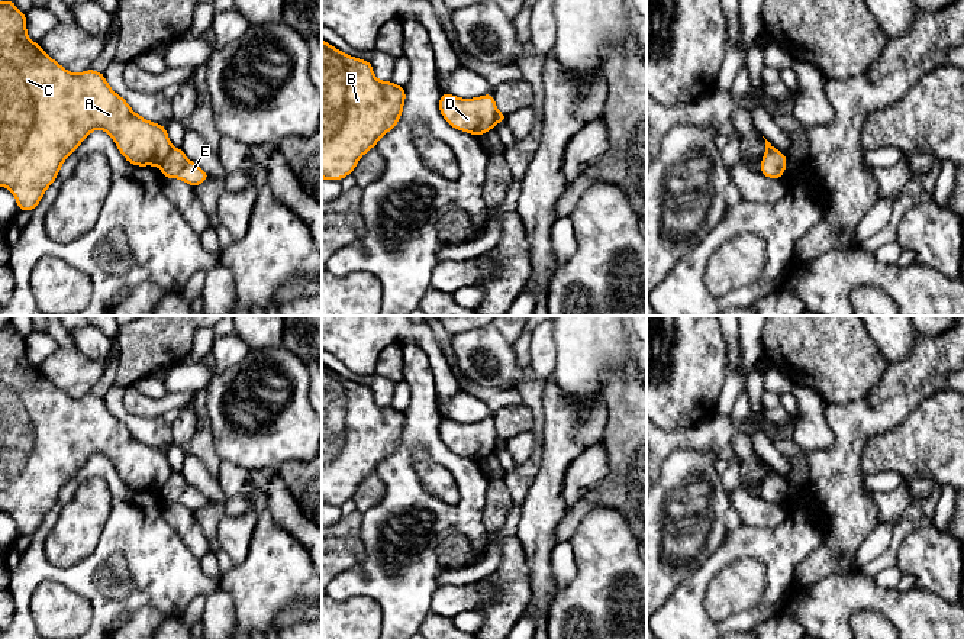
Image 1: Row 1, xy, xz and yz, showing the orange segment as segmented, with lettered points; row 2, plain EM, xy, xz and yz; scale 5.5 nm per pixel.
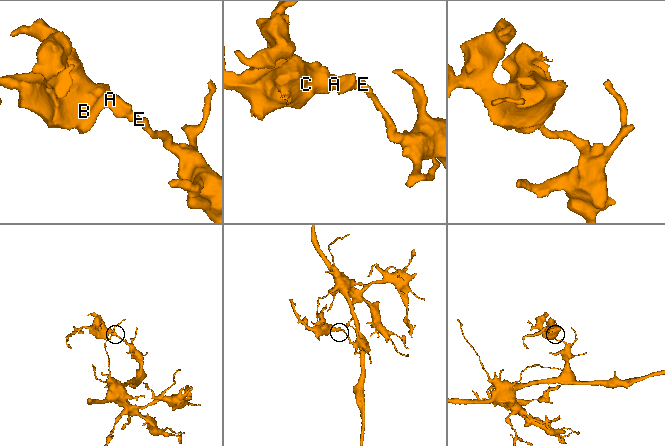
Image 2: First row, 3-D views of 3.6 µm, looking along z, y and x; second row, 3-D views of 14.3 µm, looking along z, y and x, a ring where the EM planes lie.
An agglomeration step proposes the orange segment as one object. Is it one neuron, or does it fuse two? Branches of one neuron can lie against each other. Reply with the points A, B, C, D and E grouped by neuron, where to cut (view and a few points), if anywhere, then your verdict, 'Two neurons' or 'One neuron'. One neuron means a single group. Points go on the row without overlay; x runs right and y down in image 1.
Groups: A B C D / E. Split along xy (173, 473), (158, 490). Two neurons

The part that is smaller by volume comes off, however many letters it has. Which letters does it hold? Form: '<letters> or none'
A, B, C, D

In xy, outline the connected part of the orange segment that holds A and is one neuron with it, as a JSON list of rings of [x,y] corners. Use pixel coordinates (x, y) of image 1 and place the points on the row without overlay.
[[[13,325],[0,327],[0,510],[9,513],[19,535],[33,535],[46,513],[55,506],[67,481],[96,454],[107,456],[129,488],[159,491],[173,469],[165,451],[138,440],[126,425],[107,409],[103,397],[87,394],[72,398],[57,388],[26,356],[26,339]]]

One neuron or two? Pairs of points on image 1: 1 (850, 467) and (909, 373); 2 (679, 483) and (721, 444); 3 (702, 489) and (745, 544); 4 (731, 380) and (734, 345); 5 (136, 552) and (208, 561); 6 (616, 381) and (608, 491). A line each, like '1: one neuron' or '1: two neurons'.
1: one neuron
2: two neurons
3: two neurons
4: one neuron
5: two neurons
6: one neuron

